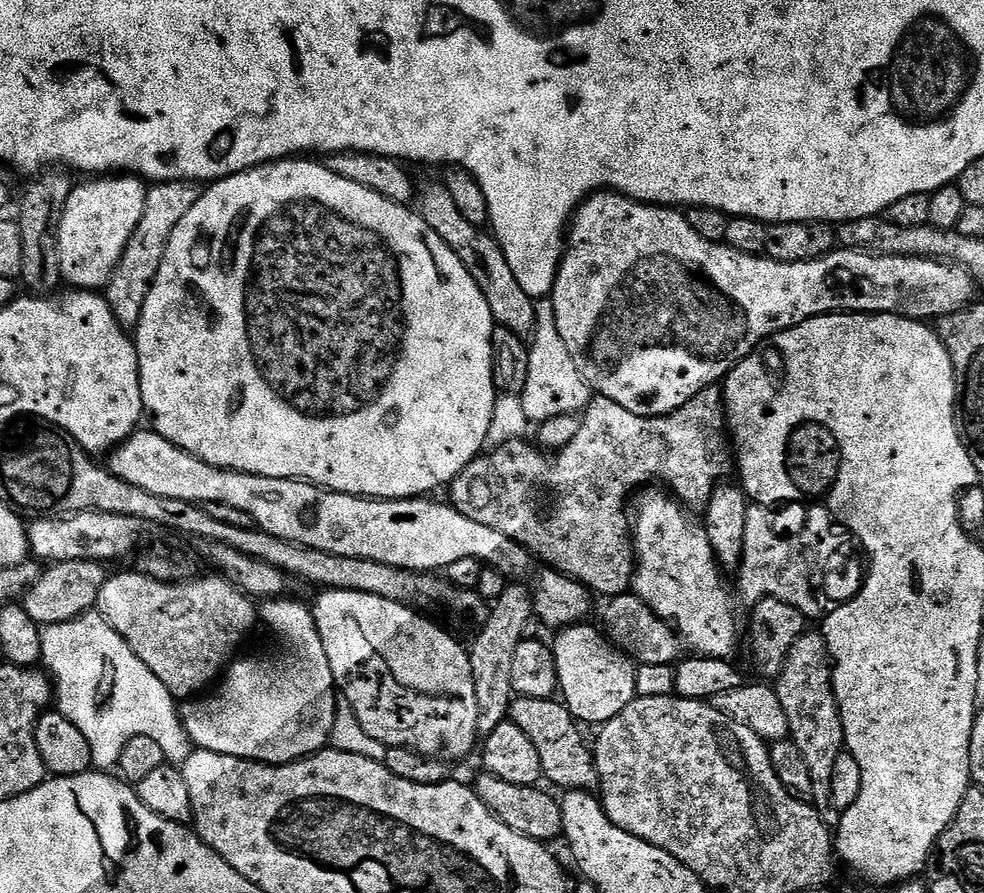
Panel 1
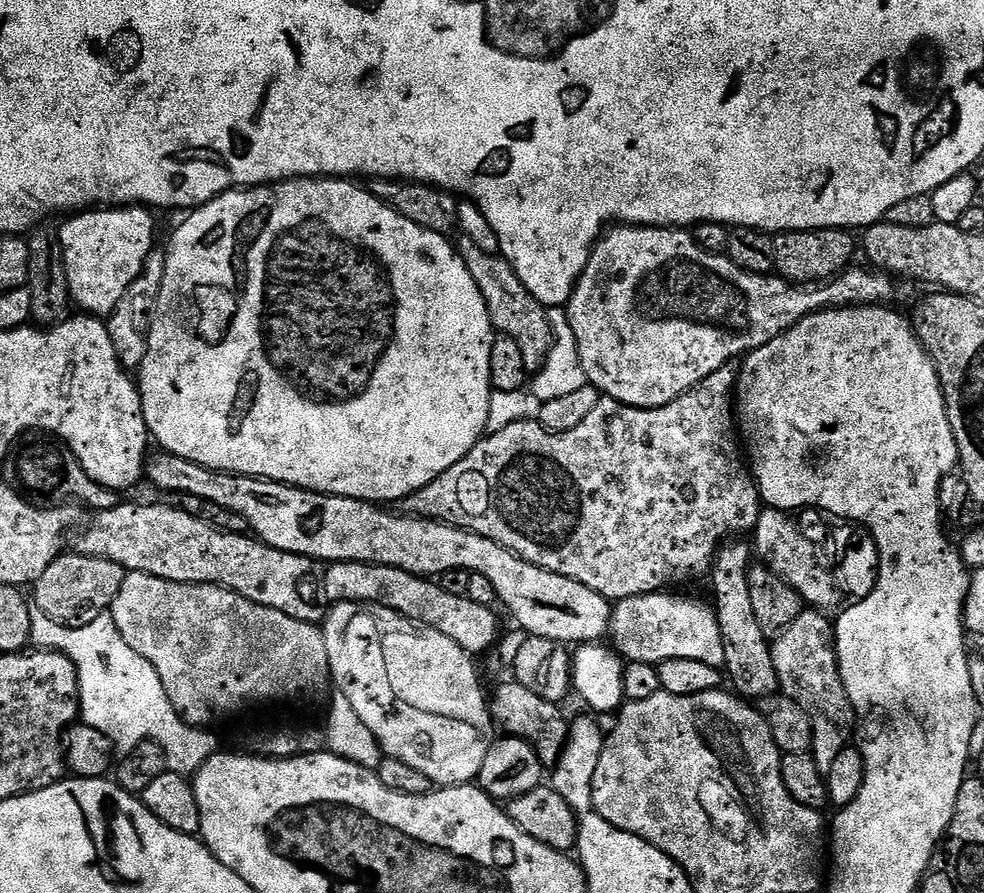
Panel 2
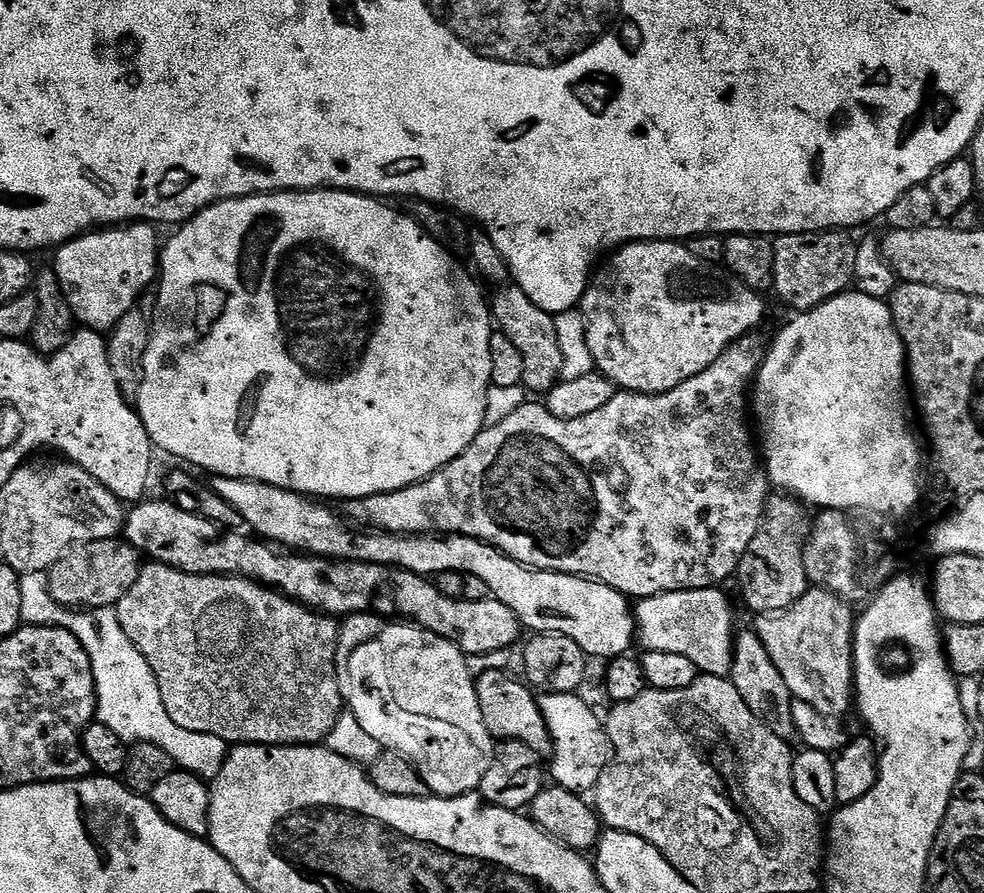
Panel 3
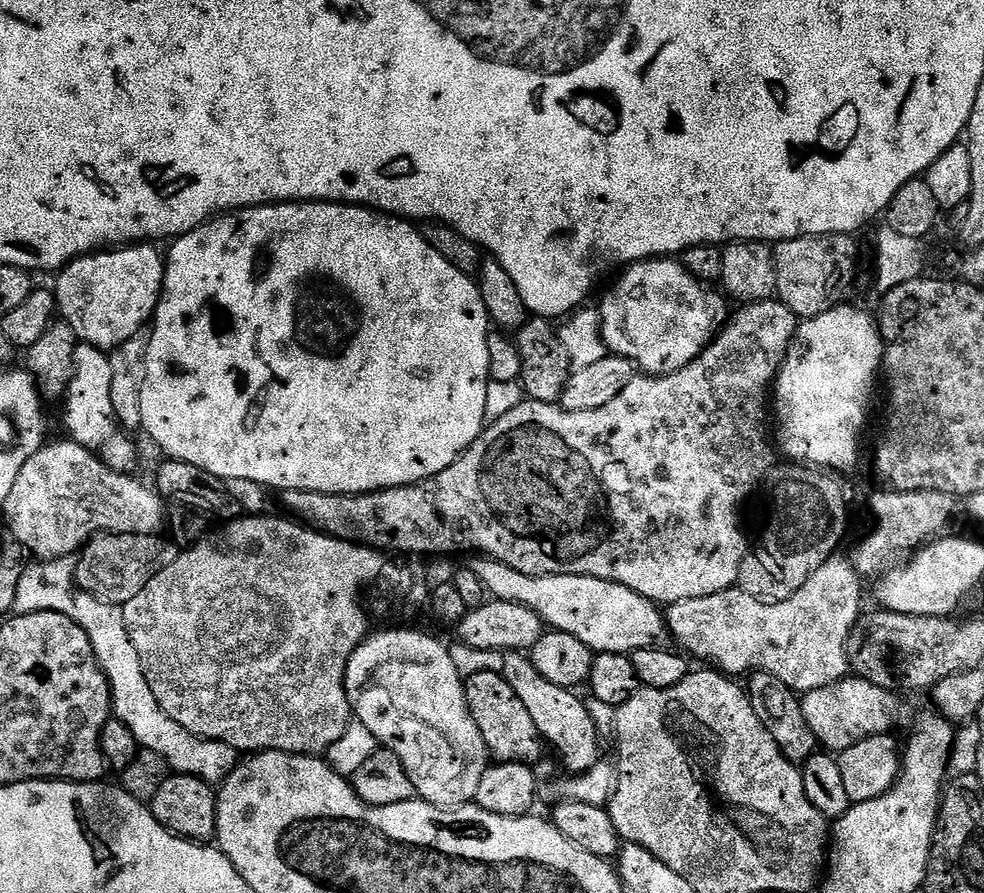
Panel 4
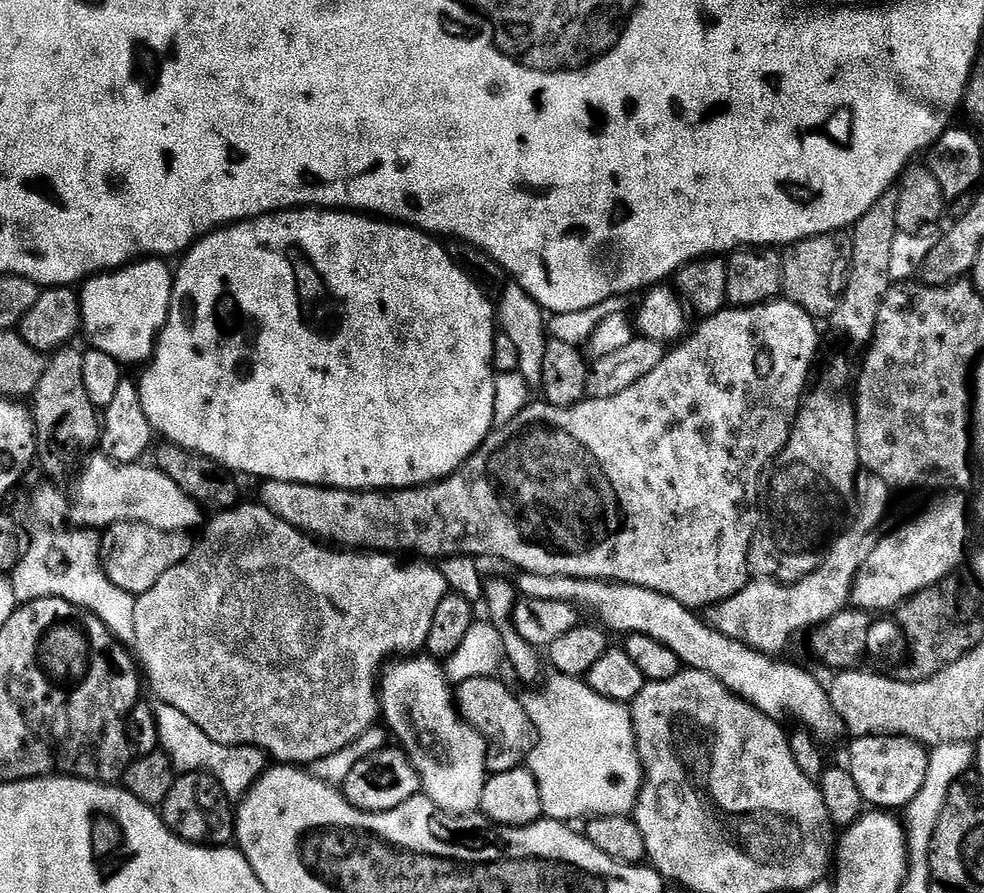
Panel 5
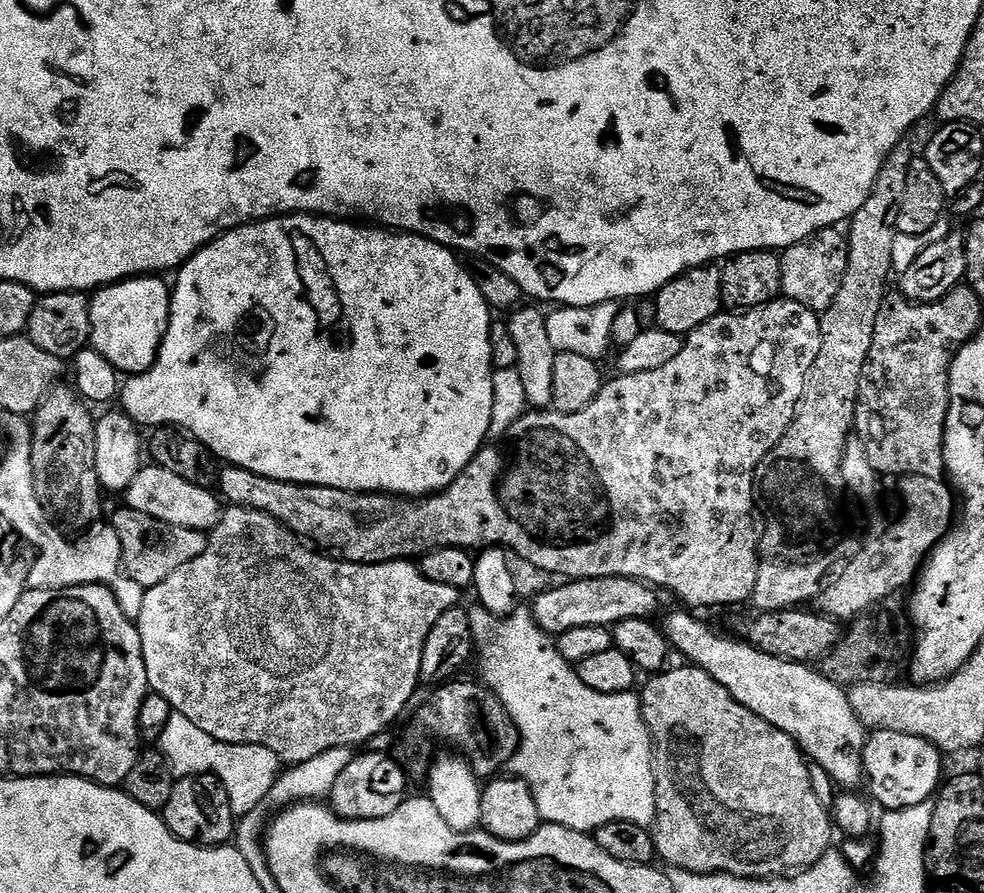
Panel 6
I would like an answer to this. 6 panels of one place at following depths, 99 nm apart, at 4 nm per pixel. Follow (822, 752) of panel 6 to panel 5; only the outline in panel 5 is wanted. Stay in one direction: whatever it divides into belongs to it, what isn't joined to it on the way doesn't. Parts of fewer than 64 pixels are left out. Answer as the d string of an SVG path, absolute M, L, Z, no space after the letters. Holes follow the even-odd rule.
M525 572L519 578L521 580L518 580L518 592L521 597L546 598L554 602L573 604L578 610L583 610L585 613L588 611L590 615L597 616L597 618L592 618L599 621L612 634L615 632L646 634L650 638L662 642L662 646L674 650L674 654L680 659L681 665L685 669L705 672L718 678L718 682L722 682L722 686L726 686L735 696L742 697L747 704L753 704L759 712L771 716L773 720L783 721L784 716L789 716L790 719L797 720L795 722L797 725L807 728L820 742L832 740L836 735L841 735L840 719L830 702L827 687L823 683L820 685L810 673L802 668L795 668L792 664L779 664L781 662L779 659L766 656L763 652L756 652L753 648L747 648L745 644L737 640L726 638L701 617L700 621L696 617L699 615L693 609L682 606L682 602L674 602L674 598L670 598L666 594L658 594L654 590L646 590L633 584L618 584L606 580L579 580L573 576L543 576Z

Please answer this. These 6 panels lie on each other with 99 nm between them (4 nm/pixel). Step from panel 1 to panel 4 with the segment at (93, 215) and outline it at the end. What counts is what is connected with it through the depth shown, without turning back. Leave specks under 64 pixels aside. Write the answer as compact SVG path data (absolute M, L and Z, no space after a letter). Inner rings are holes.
M137 242L115 250L93 252L91 256L79 256L77 260L65 264L54 285L54 291L61 313L69 312L71 323L80 333L80 339L85 345L98 350L115 350L120 345L141 335L144 327L149 327L150 321L156 315L156 307L160 297L164 295L164 273L166 260L155 243Z

